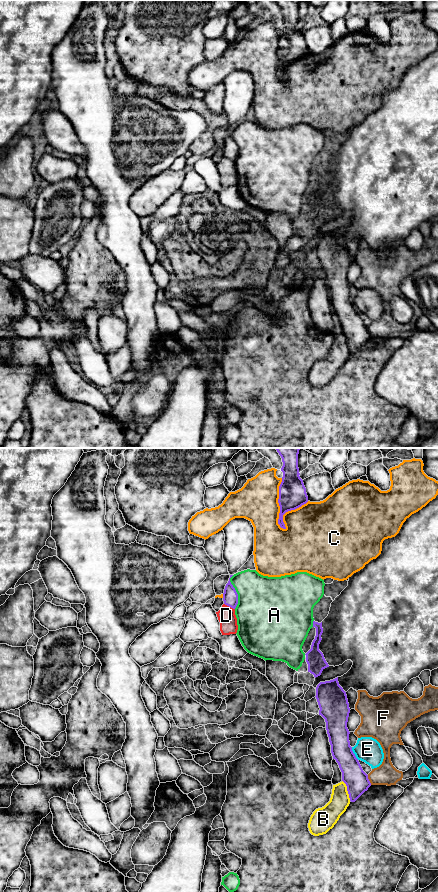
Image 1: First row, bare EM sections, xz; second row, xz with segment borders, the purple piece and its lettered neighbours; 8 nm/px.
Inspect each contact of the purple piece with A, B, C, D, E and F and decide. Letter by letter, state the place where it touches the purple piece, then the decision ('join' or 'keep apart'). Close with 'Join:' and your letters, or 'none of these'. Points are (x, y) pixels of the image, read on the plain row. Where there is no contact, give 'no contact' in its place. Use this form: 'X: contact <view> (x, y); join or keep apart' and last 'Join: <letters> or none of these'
A: contact xz (236, 144); keep apart
B: contact xz (347, 342); keep apart
C: contact xz (279, 57); keep apart
D: contact xz (229, 158); keep apart
E: contact xz (353, 305); keep apart
F: contact xz (368, 332); keep apart
Join: none of these

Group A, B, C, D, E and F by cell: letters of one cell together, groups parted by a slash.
A / B / C / D / E / F

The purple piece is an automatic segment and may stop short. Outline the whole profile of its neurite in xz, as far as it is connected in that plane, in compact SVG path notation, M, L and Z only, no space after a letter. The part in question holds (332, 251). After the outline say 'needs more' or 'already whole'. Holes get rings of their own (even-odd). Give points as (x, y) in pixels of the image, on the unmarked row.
M337 229L320 234L315 249L320 260L319 267L326 274L333 311L342 324L342 333L347 338L350 353L355 354L371 335L350 298L350 284L347 280L350 260L346 244L339 237Z | already whole

